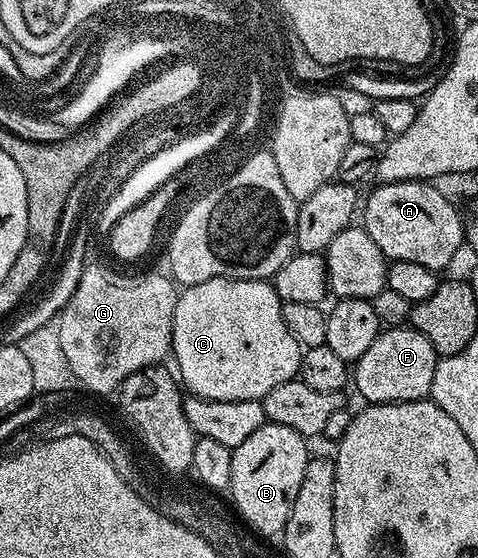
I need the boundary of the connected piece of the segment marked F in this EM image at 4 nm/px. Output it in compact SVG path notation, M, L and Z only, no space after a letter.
M387 327L380 332L377 339L373 339L369 351L361 355L361 359L353 365L353 389L364 397L364 402L373 405L392 405L398 401L422 401L430 398L435 374L437 354L433 343L425 339L415 329L410 327Z

